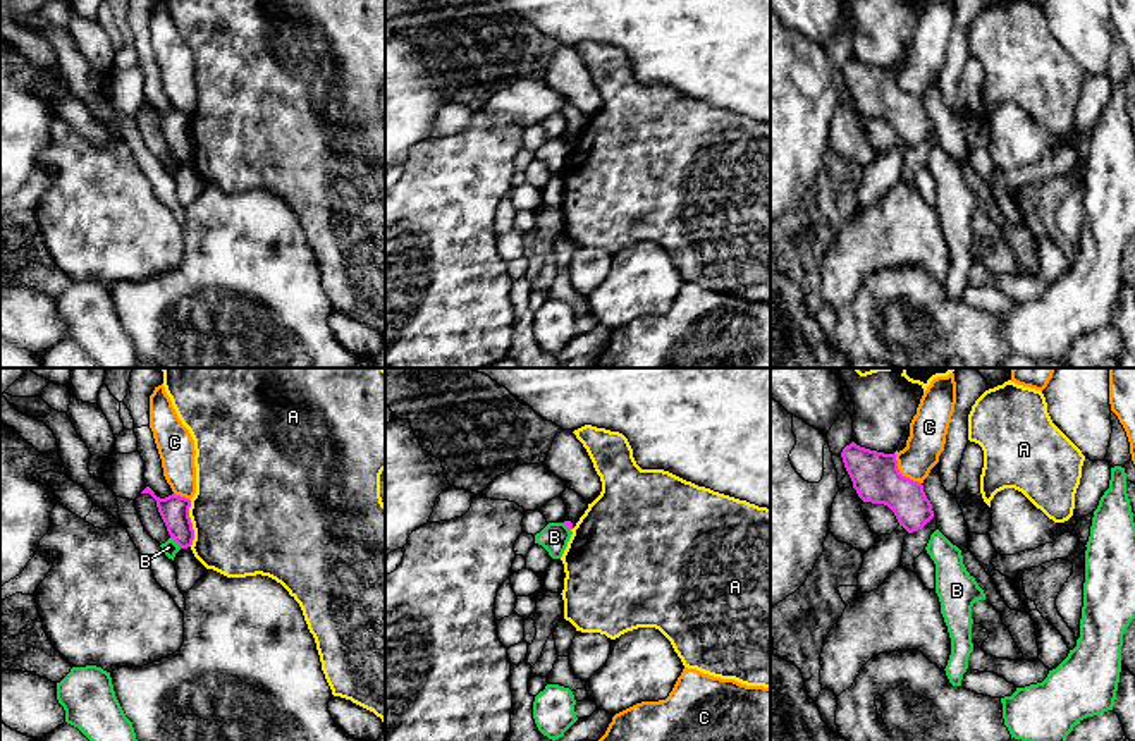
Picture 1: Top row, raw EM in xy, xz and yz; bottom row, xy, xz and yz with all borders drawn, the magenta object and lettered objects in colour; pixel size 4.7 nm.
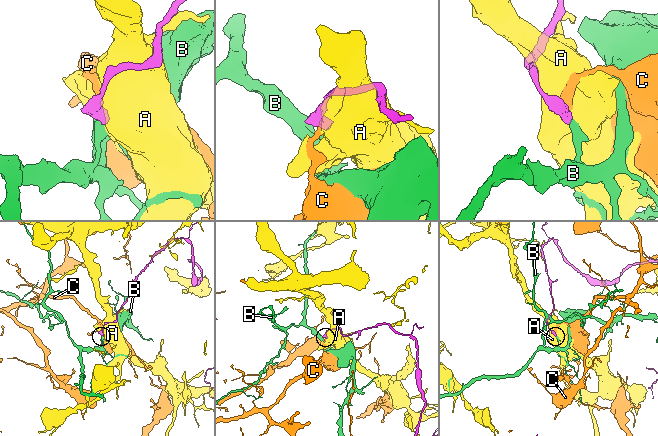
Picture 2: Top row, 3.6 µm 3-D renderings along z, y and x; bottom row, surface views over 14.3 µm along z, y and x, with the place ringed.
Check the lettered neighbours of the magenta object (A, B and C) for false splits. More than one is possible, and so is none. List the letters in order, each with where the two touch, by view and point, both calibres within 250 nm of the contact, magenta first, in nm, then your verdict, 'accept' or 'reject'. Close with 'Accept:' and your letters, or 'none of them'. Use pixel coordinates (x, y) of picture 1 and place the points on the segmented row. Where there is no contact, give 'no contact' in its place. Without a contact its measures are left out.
A: xy (191, 523) | 140/500 nm | reject
B: xy (176, 542) | 140/70 nm | reject
C: yz (900, 473) | 220/180 nm | reject
Accept: none of them

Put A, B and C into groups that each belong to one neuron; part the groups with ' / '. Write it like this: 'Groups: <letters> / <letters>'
Groups: A / B / C

